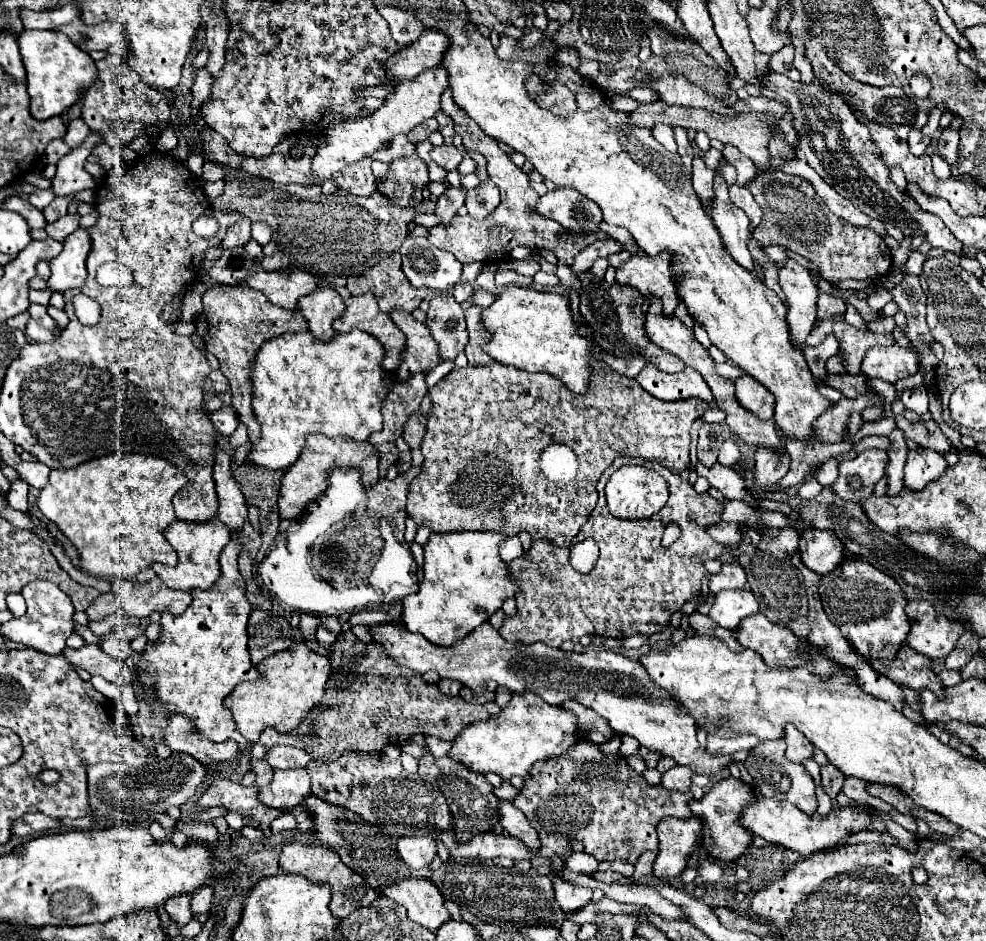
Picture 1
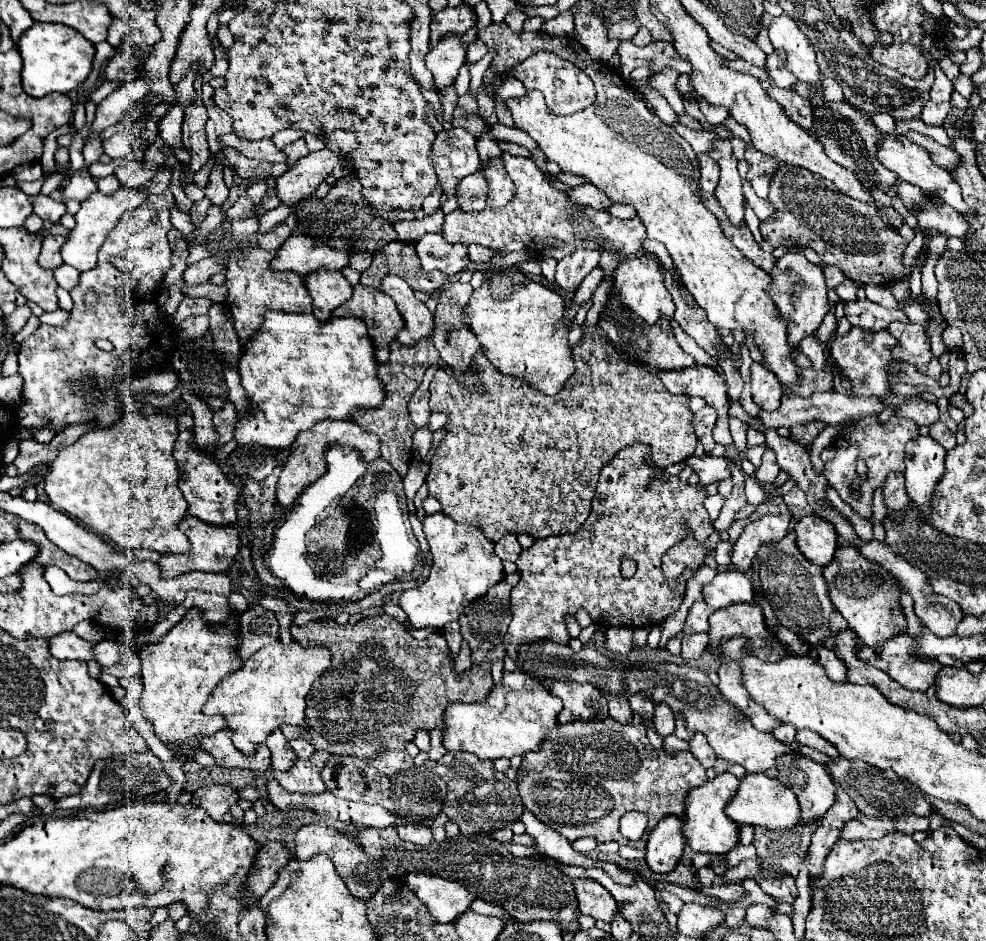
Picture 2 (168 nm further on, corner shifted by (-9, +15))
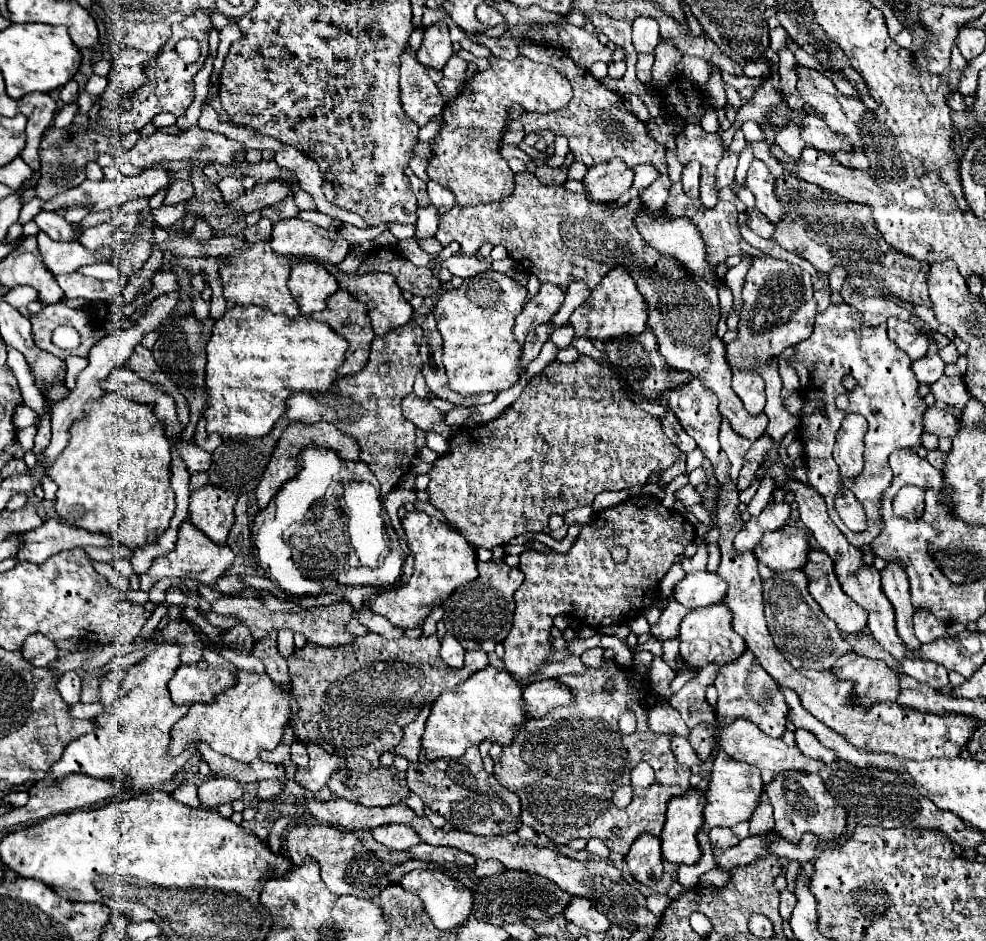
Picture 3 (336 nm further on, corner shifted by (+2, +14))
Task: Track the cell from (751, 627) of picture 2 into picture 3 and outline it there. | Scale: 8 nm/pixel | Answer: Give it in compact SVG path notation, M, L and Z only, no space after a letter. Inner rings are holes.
M723 603L691 611L681 621L679 639L681 639L681 657L685 659L685 663L689 667L697 667L697 669L701 669L709 663L717 663L719 667L723 667L725 663L741 657L747 649L747 643L733 631L731 611L727 611L727 605L723 605Z

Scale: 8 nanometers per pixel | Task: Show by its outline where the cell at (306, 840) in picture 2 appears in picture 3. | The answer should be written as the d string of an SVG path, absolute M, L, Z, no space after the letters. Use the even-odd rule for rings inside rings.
M295 825L287 831L285 847L289 851L291 861L295 863L301 863L305 855L317 859L321 865L321 877L327 889L335 895L355 895L363 899L373 899L389 883L387 871L391 869L391 863L385 863L373 851L365 849L361 839L353 831L343 831L339 827L329 825Z

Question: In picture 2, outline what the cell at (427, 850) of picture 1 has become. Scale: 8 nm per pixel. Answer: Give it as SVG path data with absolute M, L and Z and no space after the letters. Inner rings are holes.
M406 824L406 826L396 826L400 840L412 842L416 846L426 846L432 842L432 830L428 826L420 824Z

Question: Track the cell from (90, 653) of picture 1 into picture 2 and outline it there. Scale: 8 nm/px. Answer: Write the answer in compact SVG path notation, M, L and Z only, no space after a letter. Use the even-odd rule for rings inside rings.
M60 632L48 640L50 654L58 660L94 660L92 644L76 636L74 632Z

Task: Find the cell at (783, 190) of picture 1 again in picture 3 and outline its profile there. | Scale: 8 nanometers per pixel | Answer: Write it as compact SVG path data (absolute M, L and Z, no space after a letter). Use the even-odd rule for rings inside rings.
M783 175L775 181L775 197L785 207L787 215L783 221L779 221L779 225L775 225L775 237L771 237L773 243L807 259L823 273L829 273L835 267L843 267L847 273L861 273L873 279L895 299L911 305L931 307L925 283L929 265L915 261L913 257L889 245L875 229L871 207L845 201L843 197L827 193L825 189L793 175Z

